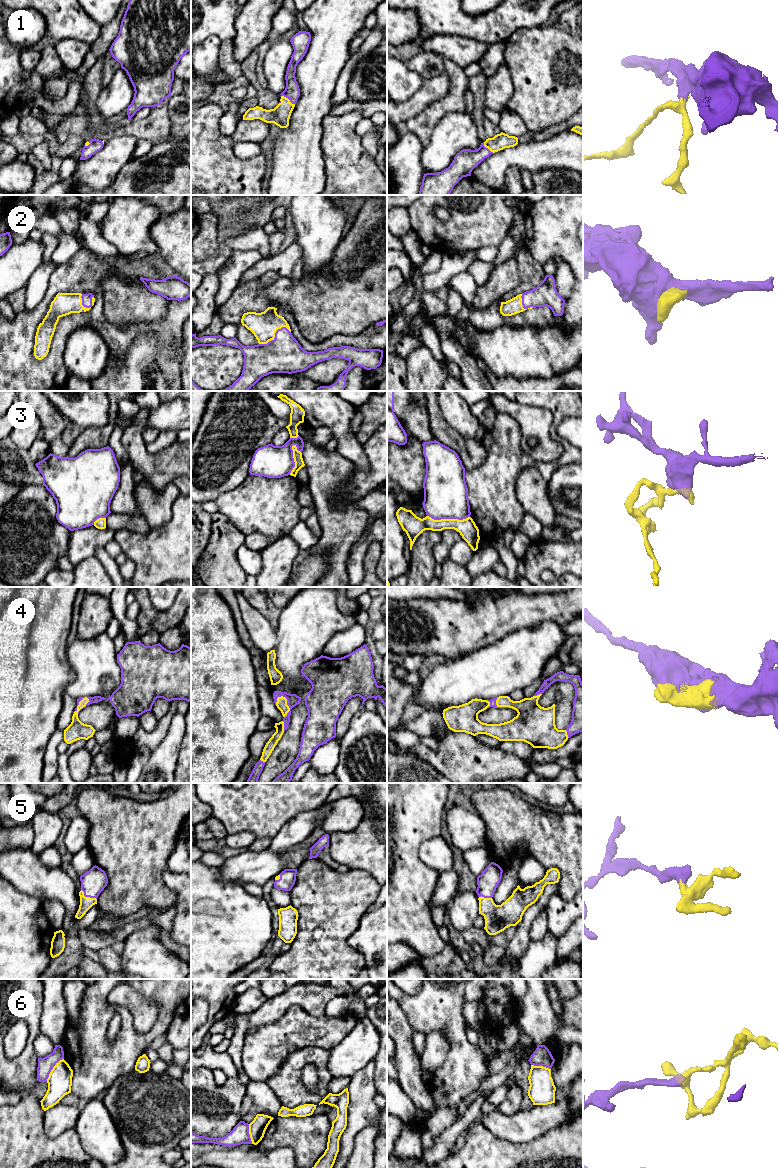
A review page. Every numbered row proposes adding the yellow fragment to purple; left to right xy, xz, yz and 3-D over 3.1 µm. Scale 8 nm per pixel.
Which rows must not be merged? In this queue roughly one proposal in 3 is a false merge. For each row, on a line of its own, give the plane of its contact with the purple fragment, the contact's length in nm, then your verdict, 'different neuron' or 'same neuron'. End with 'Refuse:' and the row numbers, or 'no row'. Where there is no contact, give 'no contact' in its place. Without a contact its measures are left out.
1: contact in xz; length 130 nm; same neuron
2: contact in xz; length 280 nm; same neuron
3: contact in yz; length 340 nm; different neuron
4: contact in xz; length 190 nm; same neuron
5: contact in xy; length 150 nm; same neuron
6: contact in xy; length 240 nm; different neuron
Refuse: 3, 6

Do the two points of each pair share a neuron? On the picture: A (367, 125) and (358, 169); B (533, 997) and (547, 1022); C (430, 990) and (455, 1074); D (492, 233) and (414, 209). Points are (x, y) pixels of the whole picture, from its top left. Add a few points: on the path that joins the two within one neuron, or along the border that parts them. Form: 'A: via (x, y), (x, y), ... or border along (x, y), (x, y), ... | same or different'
A: border along (362, 117), (356, 126), (356, 133), (360, 137) | different
B: via (534, 1003), (535, 1010), (541, 1016) | same
C: via (441, 1011), (461, 1041), (462, 1053) | same
D: via (473, 232), (437, 232), (433, 228) | same

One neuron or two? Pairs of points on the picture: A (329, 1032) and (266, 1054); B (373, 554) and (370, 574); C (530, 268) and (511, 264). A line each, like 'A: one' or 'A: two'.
A: one
B: one
C: two

